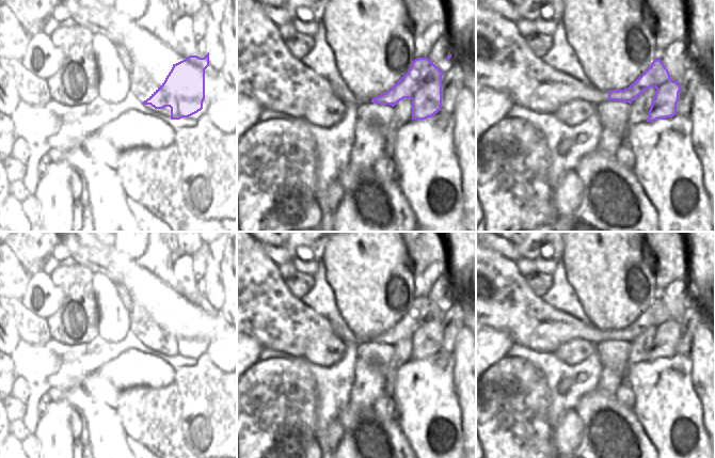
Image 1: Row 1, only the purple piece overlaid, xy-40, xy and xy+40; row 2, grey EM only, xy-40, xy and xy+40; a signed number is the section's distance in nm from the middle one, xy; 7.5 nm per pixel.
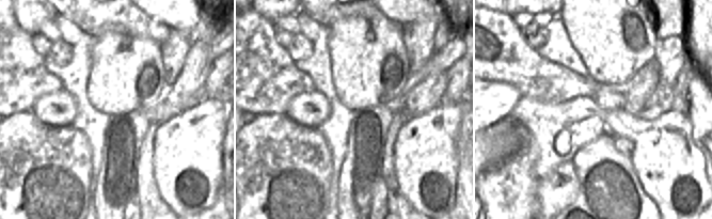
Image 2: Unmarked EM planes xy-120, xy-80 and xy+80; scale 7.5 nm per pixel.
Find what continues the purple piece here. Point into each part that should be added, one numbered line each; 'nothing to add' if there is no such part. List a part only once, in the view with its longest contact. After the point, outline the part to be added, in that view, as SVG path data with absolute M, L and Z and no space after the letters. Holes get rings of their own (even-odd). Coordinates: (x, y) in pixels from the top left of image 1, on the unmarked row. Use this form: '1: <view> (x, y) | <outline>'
nothing to add

